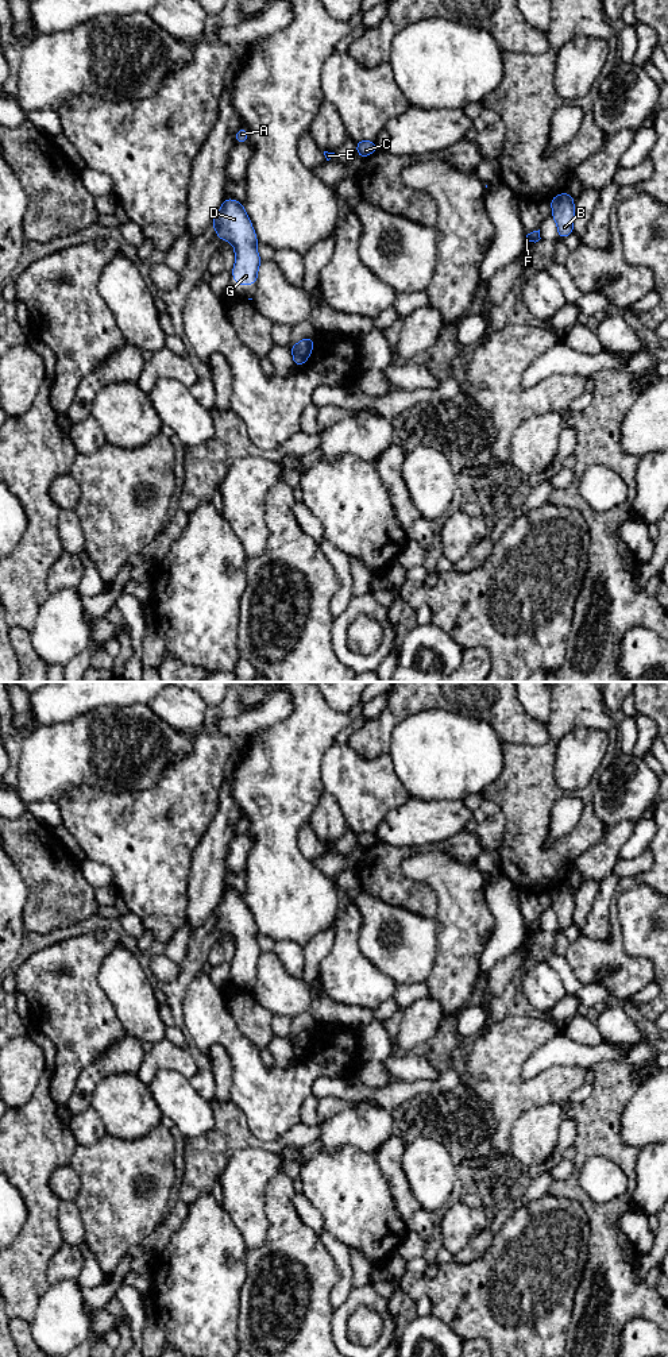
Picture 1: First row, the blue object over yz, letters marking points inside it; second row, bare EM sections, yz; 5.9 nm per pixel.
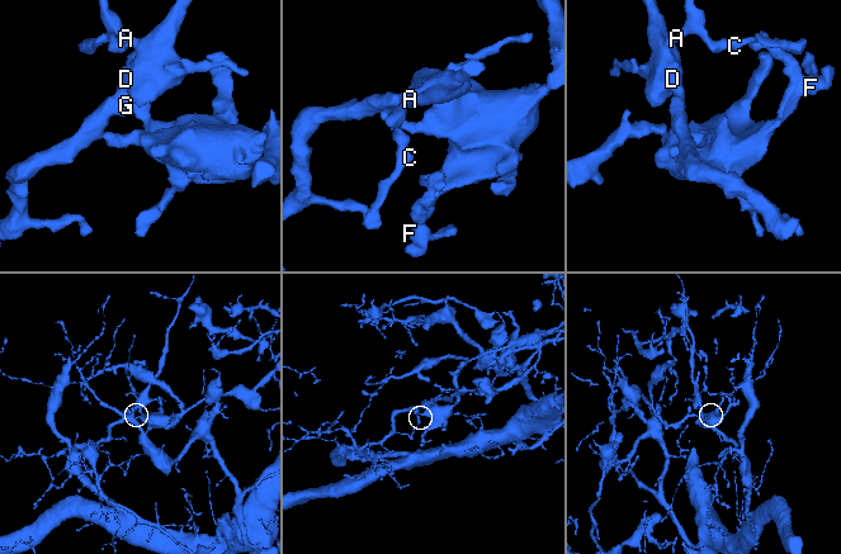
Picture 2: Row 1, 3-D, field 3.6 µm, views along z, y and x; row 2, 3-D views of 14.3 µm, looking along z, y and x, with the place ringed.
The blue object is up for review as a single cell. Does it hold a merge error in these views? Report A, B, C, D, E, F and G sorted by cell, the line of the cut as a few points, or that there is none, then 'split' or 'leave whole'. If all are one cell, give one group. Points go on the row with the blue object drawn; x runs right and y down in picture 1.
A C D E G / B F | yz (293, 353), (305, 359) | split

